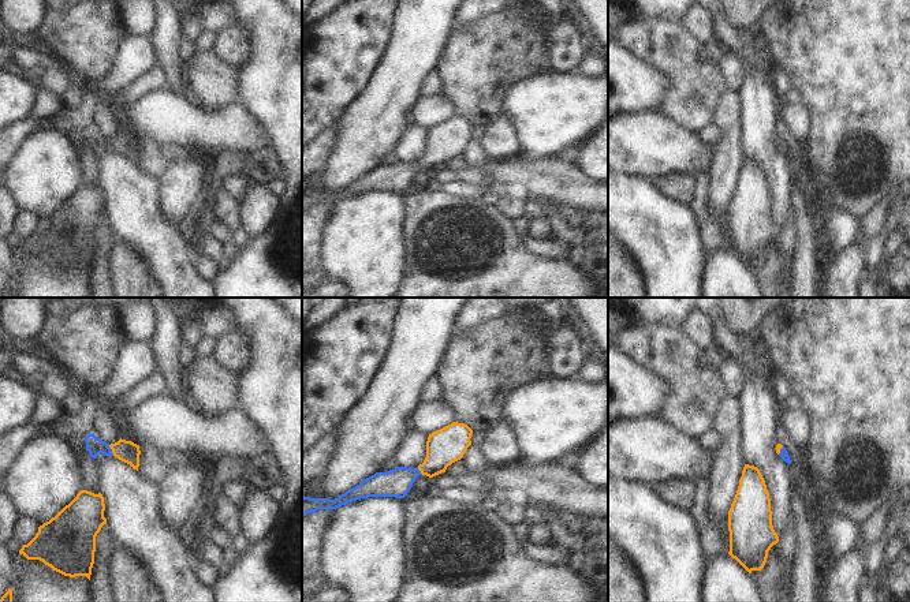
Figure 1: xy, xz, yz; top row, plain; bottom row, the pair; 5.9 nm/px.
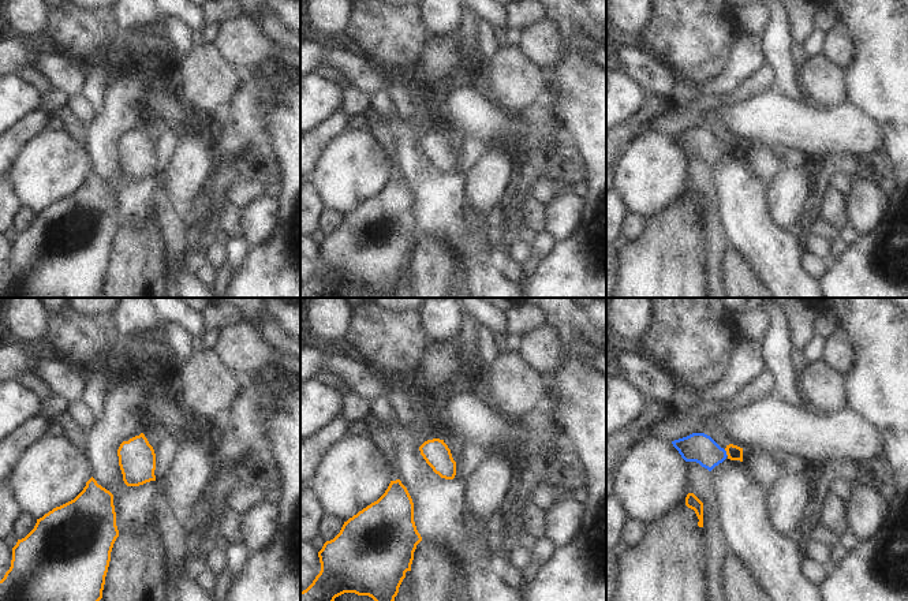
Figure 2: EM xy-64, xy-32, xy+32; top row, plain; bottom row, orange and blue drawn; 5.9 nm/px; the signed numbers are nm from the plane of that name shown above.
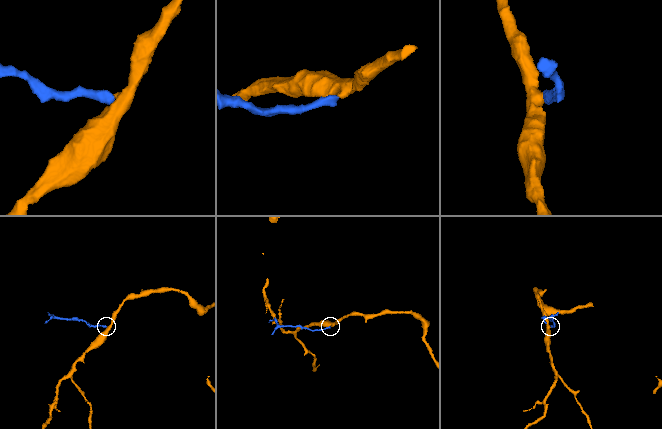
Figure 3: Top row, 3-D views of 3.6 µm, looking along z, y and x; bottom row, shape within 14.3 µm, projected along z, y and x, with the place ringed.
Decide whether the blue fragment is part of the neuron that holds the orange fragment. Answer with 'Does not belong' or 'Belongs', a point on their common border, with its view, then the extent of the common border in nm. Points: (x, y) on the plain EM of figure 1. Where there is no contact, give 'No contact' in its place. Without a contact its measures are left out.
Belongs. Touches orange at xy (112, 145). Shared border 70 nm

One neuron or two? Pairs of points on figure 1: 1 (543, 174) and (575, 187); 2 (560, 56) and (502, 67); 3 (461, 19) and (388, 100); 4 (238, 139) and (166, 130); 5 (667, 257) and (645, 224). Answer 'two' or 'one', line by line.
1: one
2: two
3: two
4: one
5: one

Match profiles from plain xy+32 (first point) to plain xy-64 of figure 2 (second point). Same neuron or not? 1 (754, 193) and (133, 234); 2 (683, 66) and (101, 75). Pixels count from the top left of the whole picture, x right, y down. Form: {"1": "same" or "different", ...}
{"1": "different", "2": "different"}

